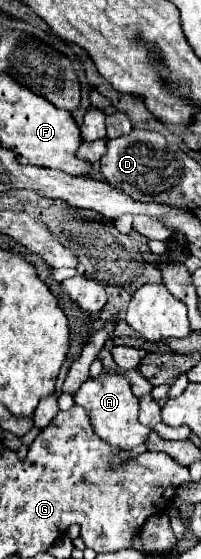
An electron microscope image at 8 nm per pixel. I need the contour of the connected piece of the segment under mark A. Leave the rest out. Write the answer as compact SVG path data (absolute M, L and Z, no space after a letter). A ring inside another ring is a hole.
M103 373L97 379L87 379L81 389L75 393L75 403L81 405L91 419L91 425L95 429L95 433L109 445L113 447L121 447L121 449L131 449L141 445L147 435L149 435L149 427L141 425L137 421L137 411L139 411L139 403L137 397L133 395L129 381L123 375L111 375L111 373Z

